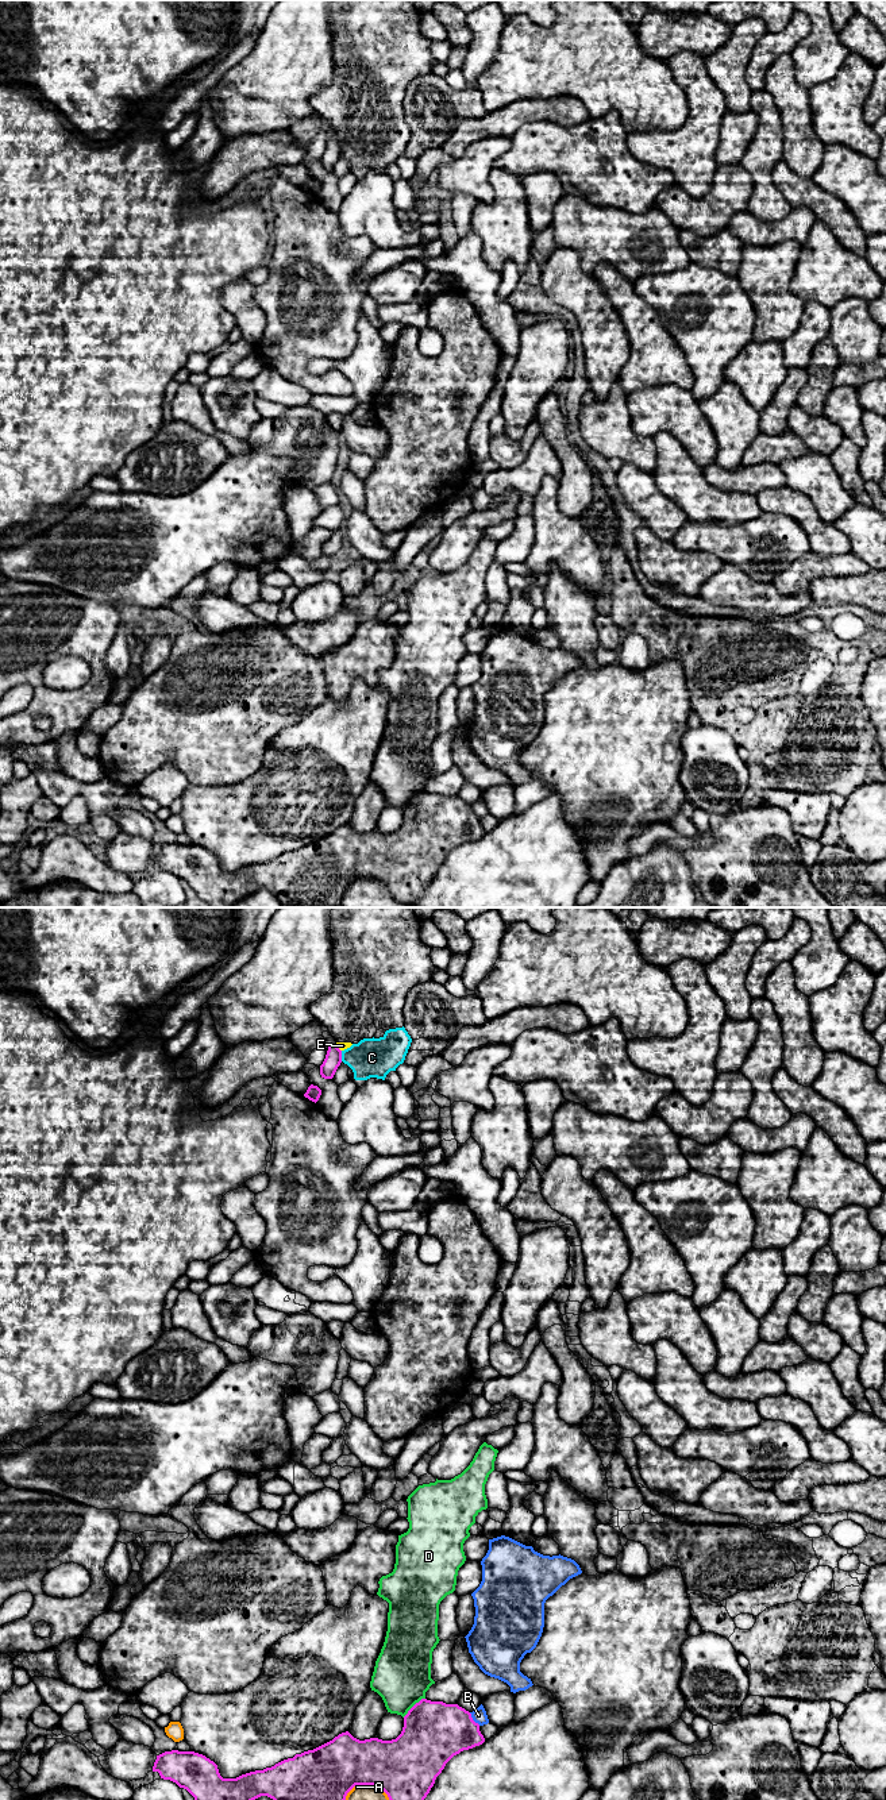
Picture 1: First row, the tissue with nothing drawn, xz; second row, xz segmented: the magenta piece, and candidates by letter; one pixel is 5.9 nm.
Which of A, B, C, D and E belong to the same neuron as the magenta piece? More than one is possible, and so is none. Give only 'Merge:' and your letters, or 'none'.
Merge: none

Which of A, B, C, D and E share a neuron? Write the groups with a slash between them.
A / B / C E / D

